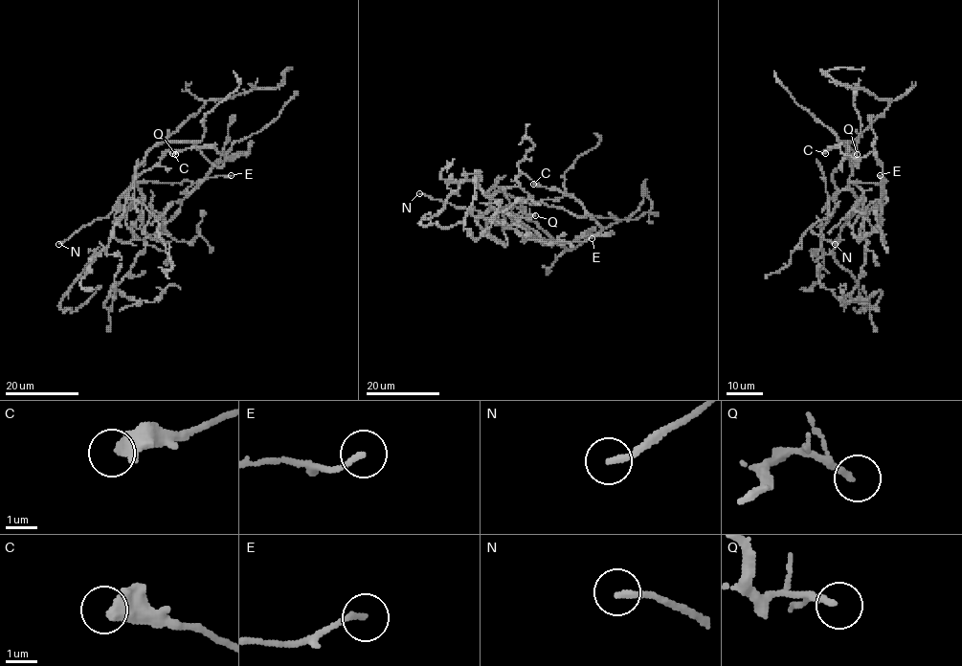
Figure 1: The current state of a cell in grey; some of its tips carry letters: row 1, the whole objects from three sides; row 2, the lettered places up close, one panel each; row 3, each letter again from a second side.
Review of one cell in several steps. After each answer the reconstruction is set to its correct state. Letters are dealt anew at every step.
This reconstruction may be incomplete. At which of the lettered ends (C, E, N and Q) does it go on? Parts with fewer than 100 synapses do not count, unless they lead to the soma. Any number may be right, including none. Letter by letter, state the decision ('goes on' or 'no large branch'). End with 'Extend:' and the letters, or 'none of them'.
C: no large branch
E: no large branch
N: goes on
Q: no large branch
Extend: N

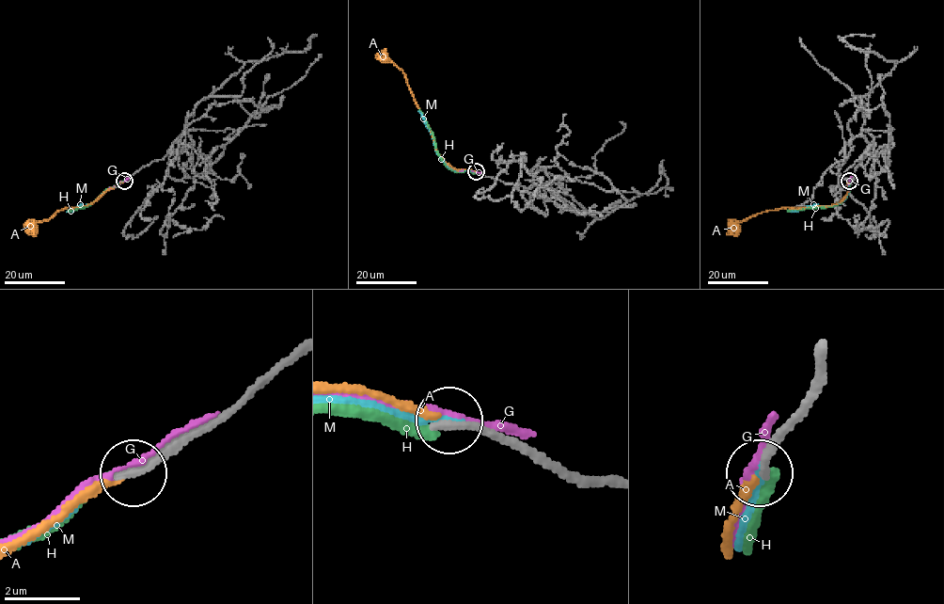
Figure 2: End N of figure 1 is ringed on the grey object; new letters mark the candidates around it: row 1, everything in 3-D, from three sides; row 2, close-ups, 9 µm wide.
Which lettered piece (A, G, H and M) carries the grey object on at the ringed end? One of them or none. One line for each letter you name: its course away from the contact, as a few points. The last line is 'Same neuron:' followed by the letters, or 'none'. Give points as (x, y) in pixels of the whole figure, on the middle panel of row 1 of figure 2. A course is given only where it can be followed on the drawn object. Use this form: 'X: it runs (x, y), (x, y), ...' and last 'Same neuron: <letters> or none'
M: it runs (476, 172), (455, 171), (444, 162), (418, 111)
Same neuron: M

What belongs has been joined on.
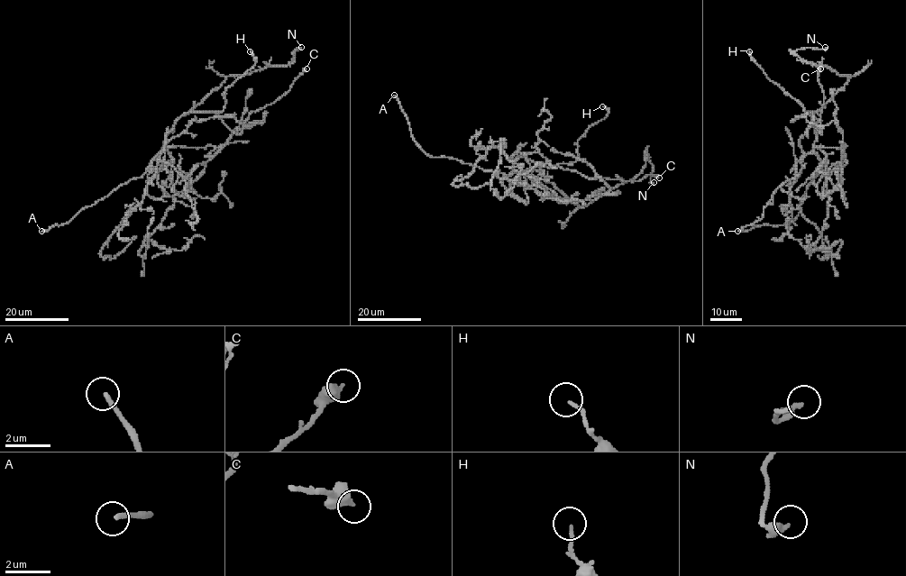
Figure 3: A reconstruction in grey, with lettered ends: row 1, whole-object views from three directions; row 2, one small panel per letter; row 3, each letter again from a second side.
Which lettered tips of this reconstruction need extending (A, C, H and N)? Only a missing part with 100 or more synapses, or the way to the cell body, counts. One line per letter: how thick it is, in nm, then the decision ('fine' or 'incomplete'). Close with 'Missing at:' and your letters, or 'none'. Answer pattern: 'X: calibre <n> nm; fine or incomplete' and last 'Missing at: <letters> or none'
A: calibre 220 nm; incomplete
C: calibre 480 nm; fine
H: calibre 140 nm; fine
N: calibre 300 nm; fine
Missing at: A

